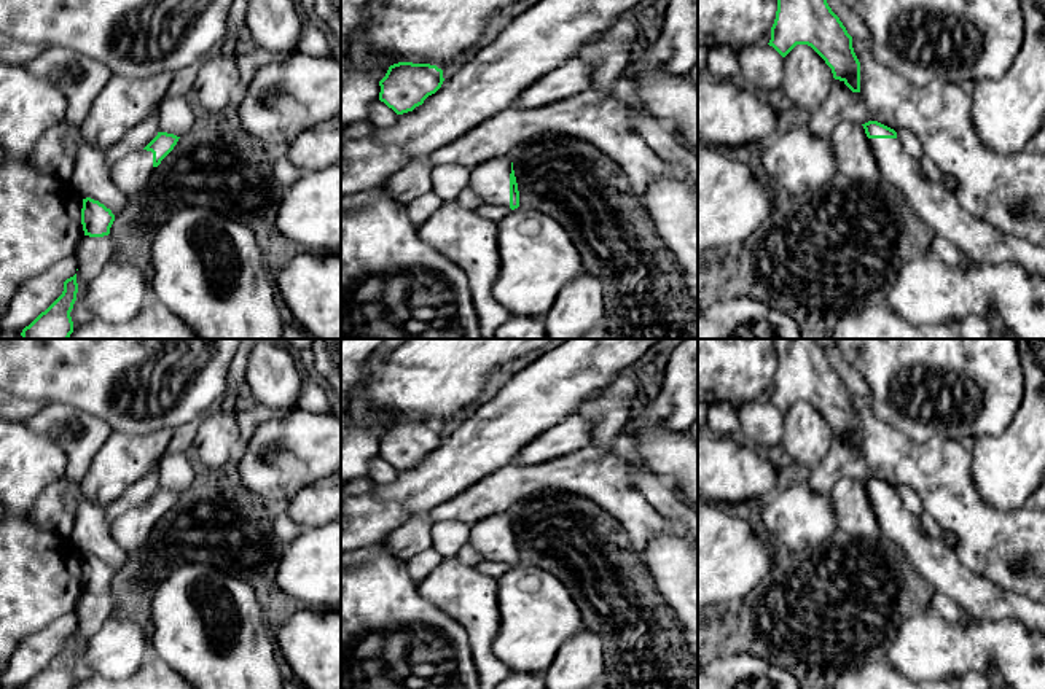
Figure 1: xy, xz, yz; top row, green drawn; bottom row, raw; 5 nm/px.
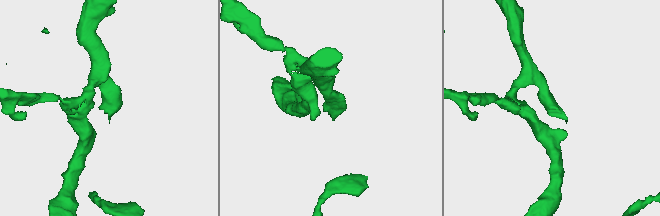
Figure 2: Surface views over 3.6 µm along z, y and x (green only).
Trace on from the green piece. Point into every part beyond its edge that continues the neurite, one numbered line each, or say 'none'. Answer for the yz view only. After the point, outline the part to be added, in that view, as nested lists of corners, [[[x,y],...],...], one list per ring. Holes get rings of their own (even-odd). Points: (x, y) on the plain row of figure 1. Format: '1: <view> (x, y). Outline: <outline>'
1: yz (932, 559). Outline: [[[868,495],[881,533],[897,543],[913,568],[962,611],[984,621],[1020,621],[1027,630],[1045,633],[1045,605],[1018,592],[1007,592],[964,566],[954,549],[926,533],[921,519],[908,512],[900,495]]]

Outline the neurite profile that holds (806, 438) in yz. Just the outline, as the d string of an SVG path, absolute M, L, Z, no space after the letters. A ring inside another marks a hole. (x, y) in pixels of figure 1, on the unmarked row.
M796 401L784 414L784 431L781 446L792 463L808 473L827 457L835 438L832 425L808 401Z

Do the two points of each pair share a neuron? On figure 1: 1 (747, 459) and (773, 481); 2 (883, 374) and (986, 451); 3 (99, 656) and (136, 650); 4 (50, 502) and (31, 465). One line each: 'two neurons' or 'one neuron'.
1: one neuron
2: two neurons
3: one neuron
4: two neurons

